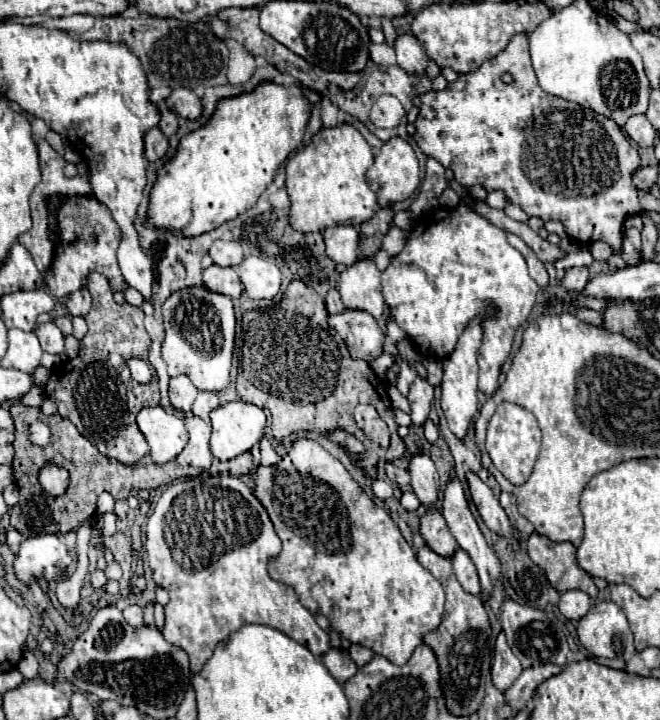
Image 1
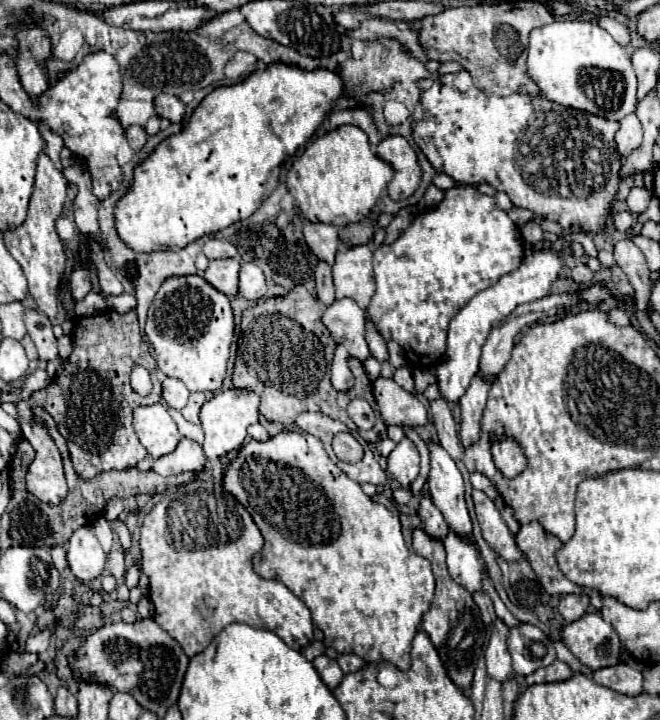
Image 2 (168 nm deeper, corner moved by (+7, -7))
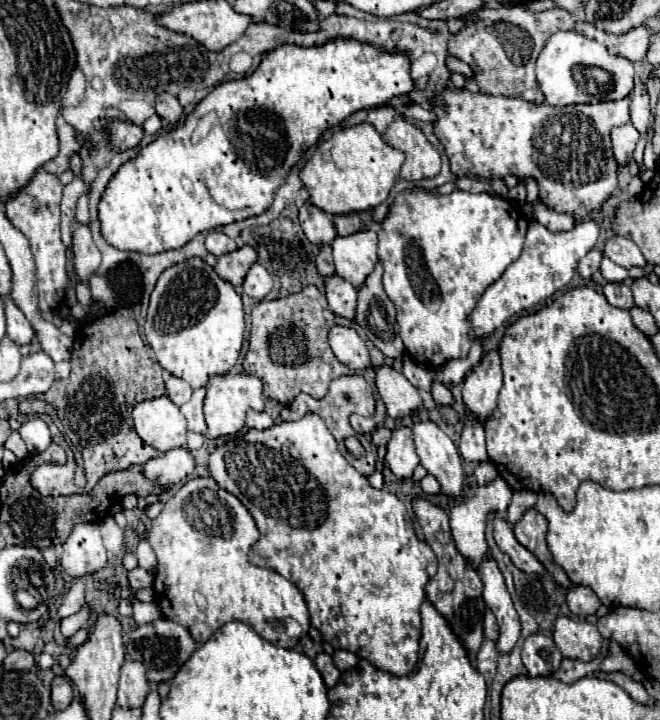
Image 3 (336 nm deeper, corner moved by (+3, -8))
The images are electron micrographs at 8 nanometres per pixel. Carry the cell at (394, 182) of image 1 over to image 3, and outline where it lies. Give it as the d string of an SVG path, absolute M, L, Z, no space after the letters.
M396 119L384 133L384 139L406 153L406 161L402 165L402 179L420 181L426 177L434 177L440 173L440 153L426 139L424 131L406 119Z

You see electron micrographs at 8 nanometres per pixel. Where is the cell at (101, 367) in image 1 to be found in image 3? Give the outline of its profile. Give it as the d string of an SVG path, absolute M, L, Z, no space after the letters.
M118 307L80 331L72 353L70 379L54 381L48 393L42 393L40 397L58 411L64 435L82 451L84 471L88 477L84 487L86 493L92 491L104 475L146 463L160 455L134 431L132 409L138 401L162 397L164 393L162 367L150 359L132 309Z

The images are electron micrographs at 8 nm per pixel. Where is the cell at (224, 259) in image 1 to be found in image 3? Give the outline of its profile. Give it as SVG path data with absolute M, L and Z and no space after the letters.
M210 231L206 235L206 249L210 253L214 253L216 257L220 257L220 255L226 255L226 253L234 251L236 249L236 241L230 239L228 235L220 233L220 231Z

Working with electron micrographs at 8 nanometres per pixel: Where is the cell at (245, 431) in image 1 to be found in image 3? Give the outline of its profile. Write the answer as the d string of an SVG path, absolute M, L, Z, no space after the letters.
M226 373L226 375L210 377L210 381L206 383L206 399L204 399L204 415L206 415L206 423L208 423L206 437L218 439L218 437L236 435L244 427L246 411L264 409L264 401L266 401L266 397L262 395L262 381L254 375Z

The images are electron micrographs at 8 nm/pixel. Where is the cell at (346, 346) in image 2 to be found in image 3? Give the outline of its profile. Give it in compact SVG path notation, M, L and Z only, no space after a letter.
M334 273L334 277L326 277L326 297L328 297L328 305L332 309L332 313L354 319L354 311L356 311L356 289L354 285L350 285L348 281L342 281L342 277L338 277Z

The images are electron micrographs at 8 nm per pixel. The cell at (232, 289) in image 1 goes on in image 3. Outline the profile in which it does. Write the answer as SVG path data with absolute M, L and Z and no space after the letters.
M242 245L234 253L226 253L226 255L218 257L218 263L214 269L222 279L226 279L234 287L238 287L238 285L242 285L248 269L252 267L252 263L256 259L258 259L256 249L250 245Z

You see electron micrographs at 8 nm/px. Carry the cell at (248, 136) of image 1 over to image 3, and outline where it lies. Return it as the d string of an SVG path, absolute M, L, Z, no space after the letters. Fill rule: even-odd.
M336 37L312 47L280 45L264 55L252 75L218 85L196 105L184 127L158 135L112 175L98 203L100 233L116 249L162 253L182 247L200 231L260 215L272 205L274 191L286 181L302 153L320 139L322 131L342 123L360 109L382 107L392 97L406 97L414 89L416 81L410 75L408 53L390 53L378 45L346 37ZM208 115L216 121L204 135L198 135L200 121Z

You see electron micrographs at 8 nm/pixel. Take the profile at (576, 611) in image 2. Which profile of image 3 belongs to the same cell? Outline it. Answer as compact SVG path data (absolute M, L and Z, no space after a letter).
M574 585L568 591L568 607L574 615L578 617L586 617L586 615L594 615L596 609L600 607L600 599L596 597L596 593L590 587L582 587L582 585Z

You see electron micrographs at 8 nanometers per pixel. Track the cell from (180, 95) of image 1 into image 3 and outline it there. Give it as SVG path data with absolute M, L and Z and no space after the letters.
M160 93L156 97L156 113L166 119L168 123L178 123L178 119L182 117L182 105L178 103L178 99L170 93Z

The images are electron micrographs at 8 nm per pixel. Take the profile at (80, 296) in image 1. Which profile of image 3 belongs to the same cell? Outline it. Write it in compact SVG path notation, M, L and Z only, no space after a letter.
M78 221L74 223L74 231L72 231L72 253L74 253L76 273L86 283L100 265L100 251L92 241L88 225Z

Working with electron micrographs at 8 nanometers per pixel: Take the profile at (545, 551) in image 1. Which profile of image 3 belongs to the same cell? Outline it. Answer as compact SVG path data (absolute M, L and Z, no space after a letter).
M528 509L520 521L514 523L514 535L516 539L528 549L532 551L538 561L548 569L548 573L554 577L554 581L566 589L572 587L570 579L566 577L564 569L560 565L554 563L548 545L546 545L546 529L548 529L548 521L542 513L538 513L536 509Z

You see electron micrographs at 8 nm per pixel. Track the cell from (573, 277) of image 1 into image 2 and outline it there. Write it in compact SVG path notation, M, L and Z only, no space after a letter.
M576 264L572 270L570 270L570 278L576 282L576 284L586 284L586 282L590 282L592 280L592 270L588 270L588 266L586 264Z

